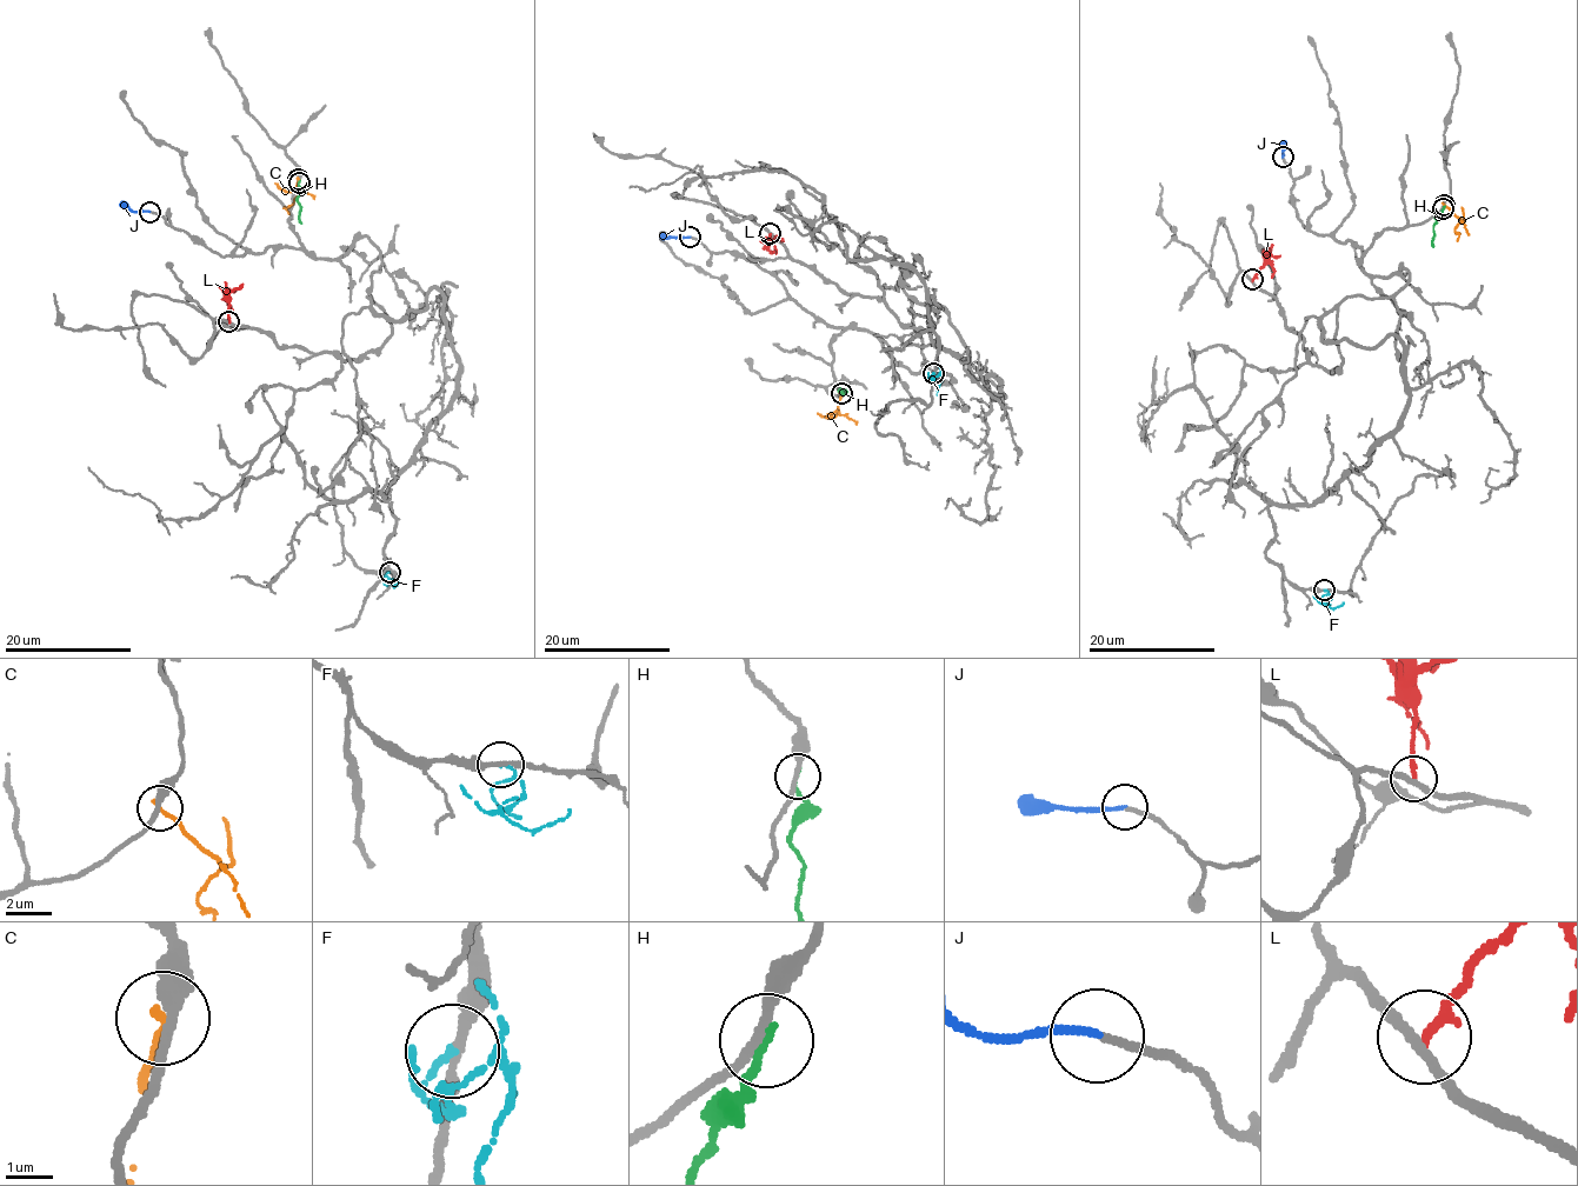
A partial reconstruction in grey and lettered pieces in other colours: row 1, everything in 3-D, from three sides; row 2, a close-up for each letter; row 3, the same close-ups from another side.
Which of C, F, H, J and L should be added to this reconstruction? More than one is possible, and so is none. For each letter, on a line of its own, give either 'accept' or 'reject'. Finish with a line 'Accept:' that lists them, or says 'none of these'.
C: reject
F: reject
H: reject
J: accept
L: reject
Accept: J

